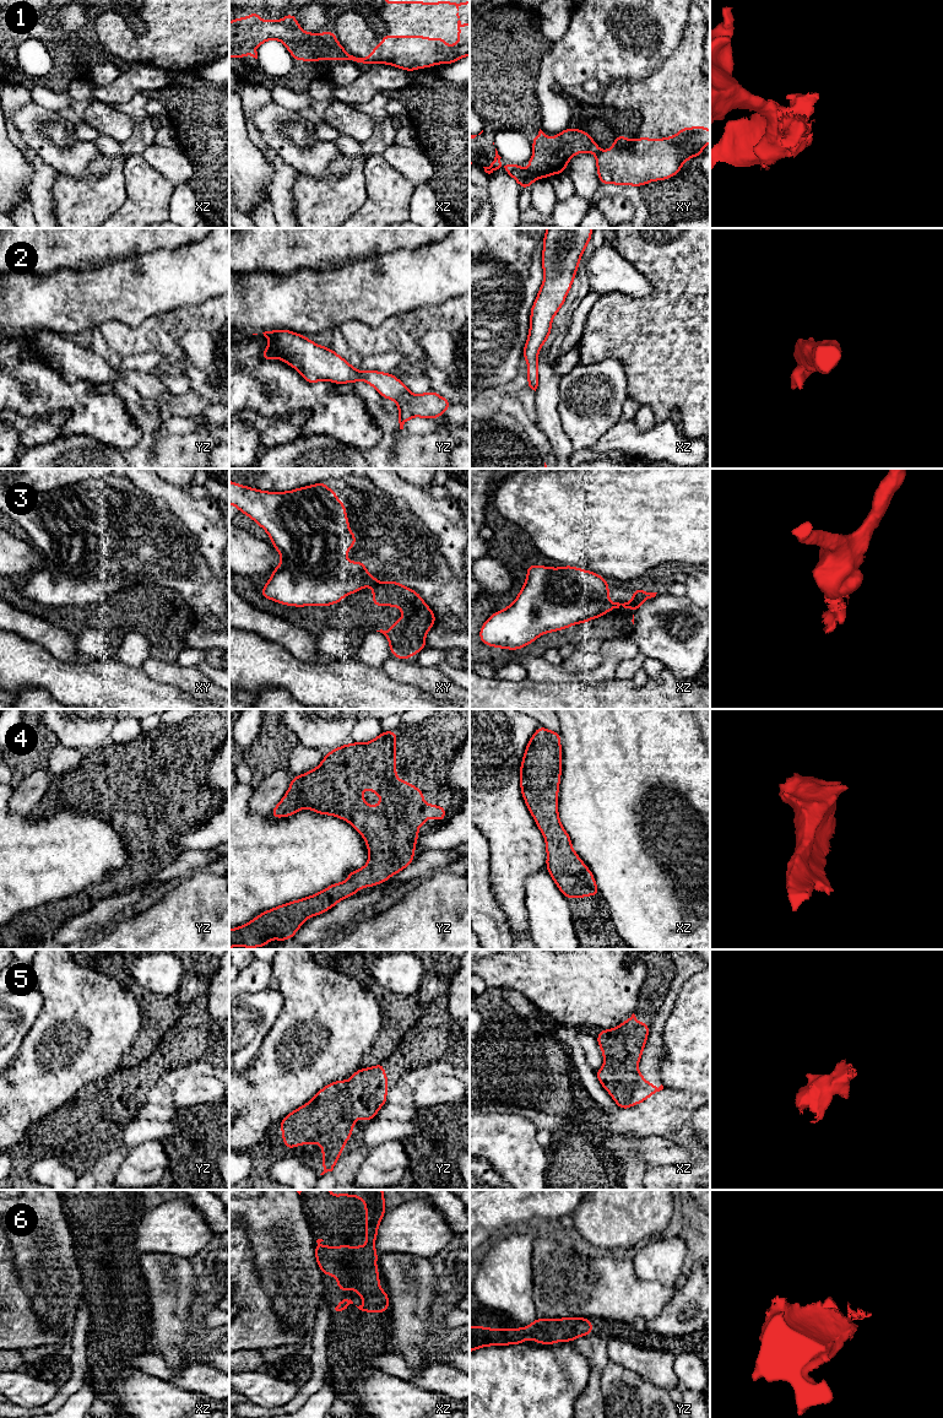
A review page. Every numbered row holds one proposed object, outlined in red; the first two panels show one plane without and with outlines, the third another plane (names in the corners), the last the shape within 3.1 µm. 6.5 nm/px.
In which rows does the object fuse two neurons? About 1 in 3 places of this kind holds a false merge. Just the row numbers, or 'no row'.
1, 3

